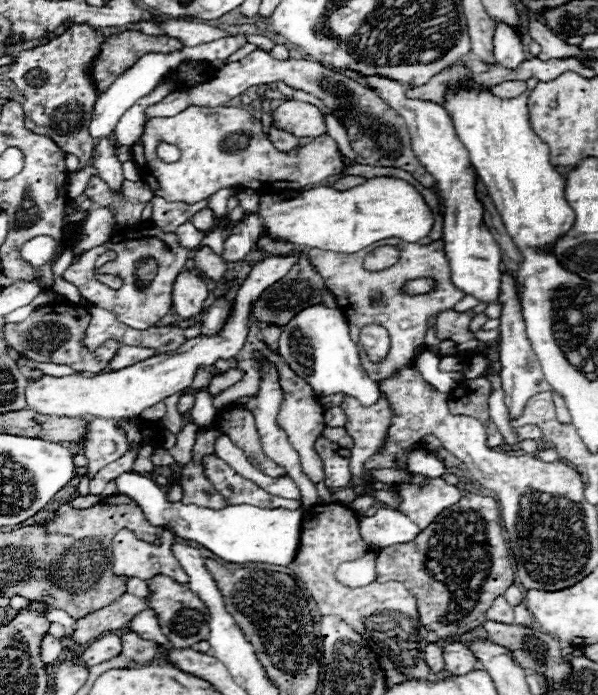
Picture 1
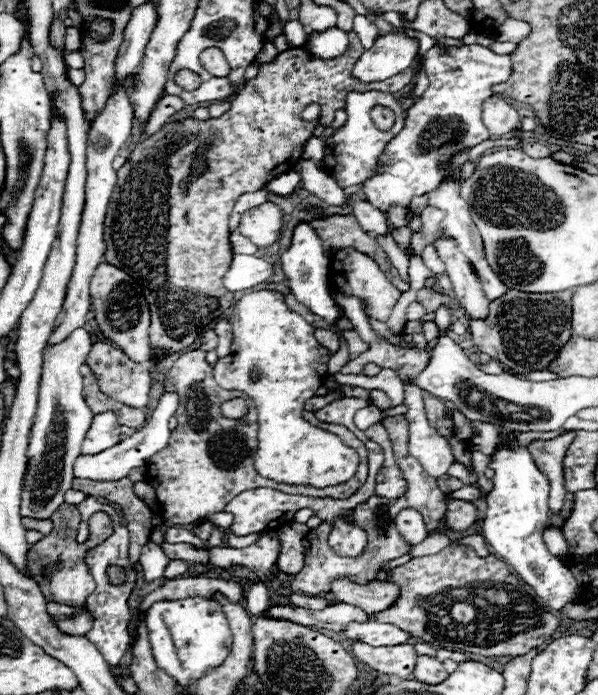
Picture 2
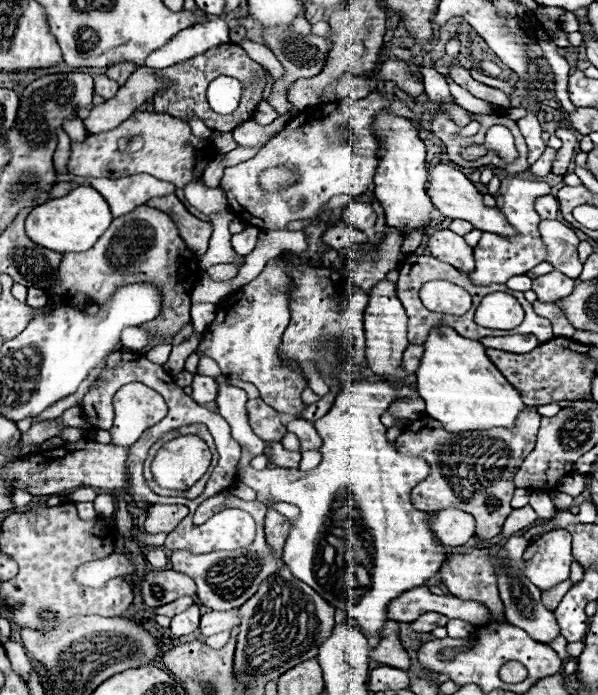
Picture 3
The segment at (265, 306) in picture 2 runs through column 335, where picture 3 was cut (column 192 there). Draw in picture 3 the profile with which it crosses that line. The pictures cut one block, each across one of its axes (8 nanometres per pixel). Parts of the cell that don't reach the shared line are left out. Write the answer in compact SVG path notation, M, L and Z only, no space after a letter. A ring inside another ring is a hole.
M198 436L166 442L152 460L152 478L170 490L188 490L210 466L210 450Z

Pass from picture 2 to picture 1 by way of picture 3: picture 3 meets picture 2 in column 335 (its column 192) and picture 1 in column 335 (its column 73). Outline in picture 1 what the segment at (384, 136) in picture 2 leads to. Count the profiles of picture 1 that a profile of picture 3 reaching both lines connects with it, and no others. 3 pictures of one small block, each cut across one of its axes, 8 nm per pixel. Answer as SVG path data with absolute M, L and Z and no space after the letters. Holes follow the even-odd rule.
M190 106L170 118L152 118L144 126L144 134L132 146L132 160L140 168L140 178L150 190L168 202L198 202L212 196L220 188L252 188L260 192L274 192L274 188L301 190L308 184L340 174L344 164L340 160L336 142L322 134L314 142L284 154L278 152L268 136L262 132L260 120L236 106ZM168 142L180 148L178 162L162 162L156 146Z

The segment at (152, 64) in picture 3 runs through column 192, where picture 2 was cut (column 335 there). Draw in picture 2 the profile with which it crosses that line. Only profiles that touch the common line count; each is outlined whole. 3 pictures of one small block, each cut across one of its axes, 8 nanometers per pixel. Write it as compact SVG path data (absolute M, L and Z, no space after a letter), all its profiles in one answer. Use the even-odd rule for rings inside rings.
M336 26L326 28L322 32L314 32L308 40L308 50L324 60L344 54L348 48L348 34Z

